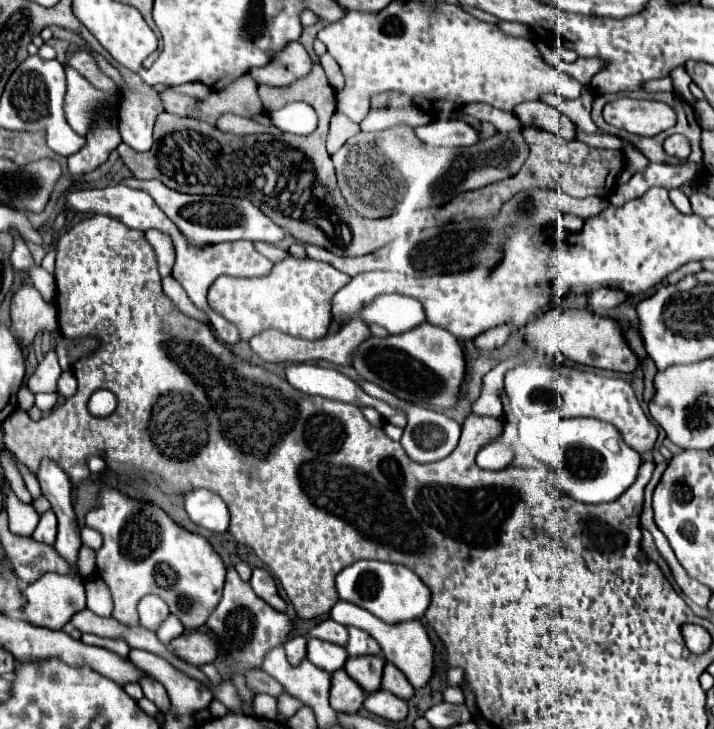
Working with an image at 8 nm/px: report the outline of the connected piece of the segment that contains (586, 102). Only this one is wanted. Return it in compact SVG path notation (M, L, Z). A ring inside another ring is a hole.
M586 86L586 90L582 90L582 96L580 96L580 104L574 104L574 102L568 102L556 94L542 94L540 96L542 102L548 102L550 106L554 106L556 110L560 110L562 114L566 114L578 128L582 128L584 132L600 132L596 128L596 124L592 122L590 118L590 106L592 106L592 90Z

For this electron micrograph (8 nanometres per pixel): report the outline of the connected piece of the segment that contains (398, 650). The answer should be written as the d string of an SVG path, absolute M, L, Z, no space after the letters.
M336 602L336 606L330 610L330 618L338 624L344 624L344 626L354 626L354 628L360 628L364 632L368 632L382 648L382 654L384 654L384 660L394 664L406 678L408 682L414 686L414 688L422 688L430 676L432 676L432 668L434 668L434 646L422 626L422 622L418 620L410 620L410 622L404 622L404 624L384 624L382 620L378 620L376 616L372 616L370 612L366 612L364 608L356 608L354 604L348 604L348 602Z

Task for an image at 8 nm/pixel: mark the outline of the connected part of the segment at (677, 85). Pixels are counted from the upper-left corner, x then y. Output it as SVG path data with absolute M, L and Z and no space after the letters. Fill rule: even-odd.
M678 66L678 68L674 68L674 70L670 72L670 78L672 78L674 92L676 92L678 96L682 96L682 98L687 101L687 103L694 104L694 98L692 98L690 90L688 90L688 84L690 84L692 80L688 78L688 74L686 74L684 66Z

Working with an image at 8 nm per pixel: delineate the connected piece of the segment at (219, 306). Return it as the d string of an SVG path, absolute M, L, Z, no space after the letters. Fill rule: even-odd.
M310 258L286 260L274 264L272 272L262 278L230 278L220 276L208 290L208 304L220 312L226 320L238 326L242 340L250 340L254 334L274 328L290 336L316 340L324 336L332 324L330 302L340 286L348 284L350 276L338 272L326 262Z

